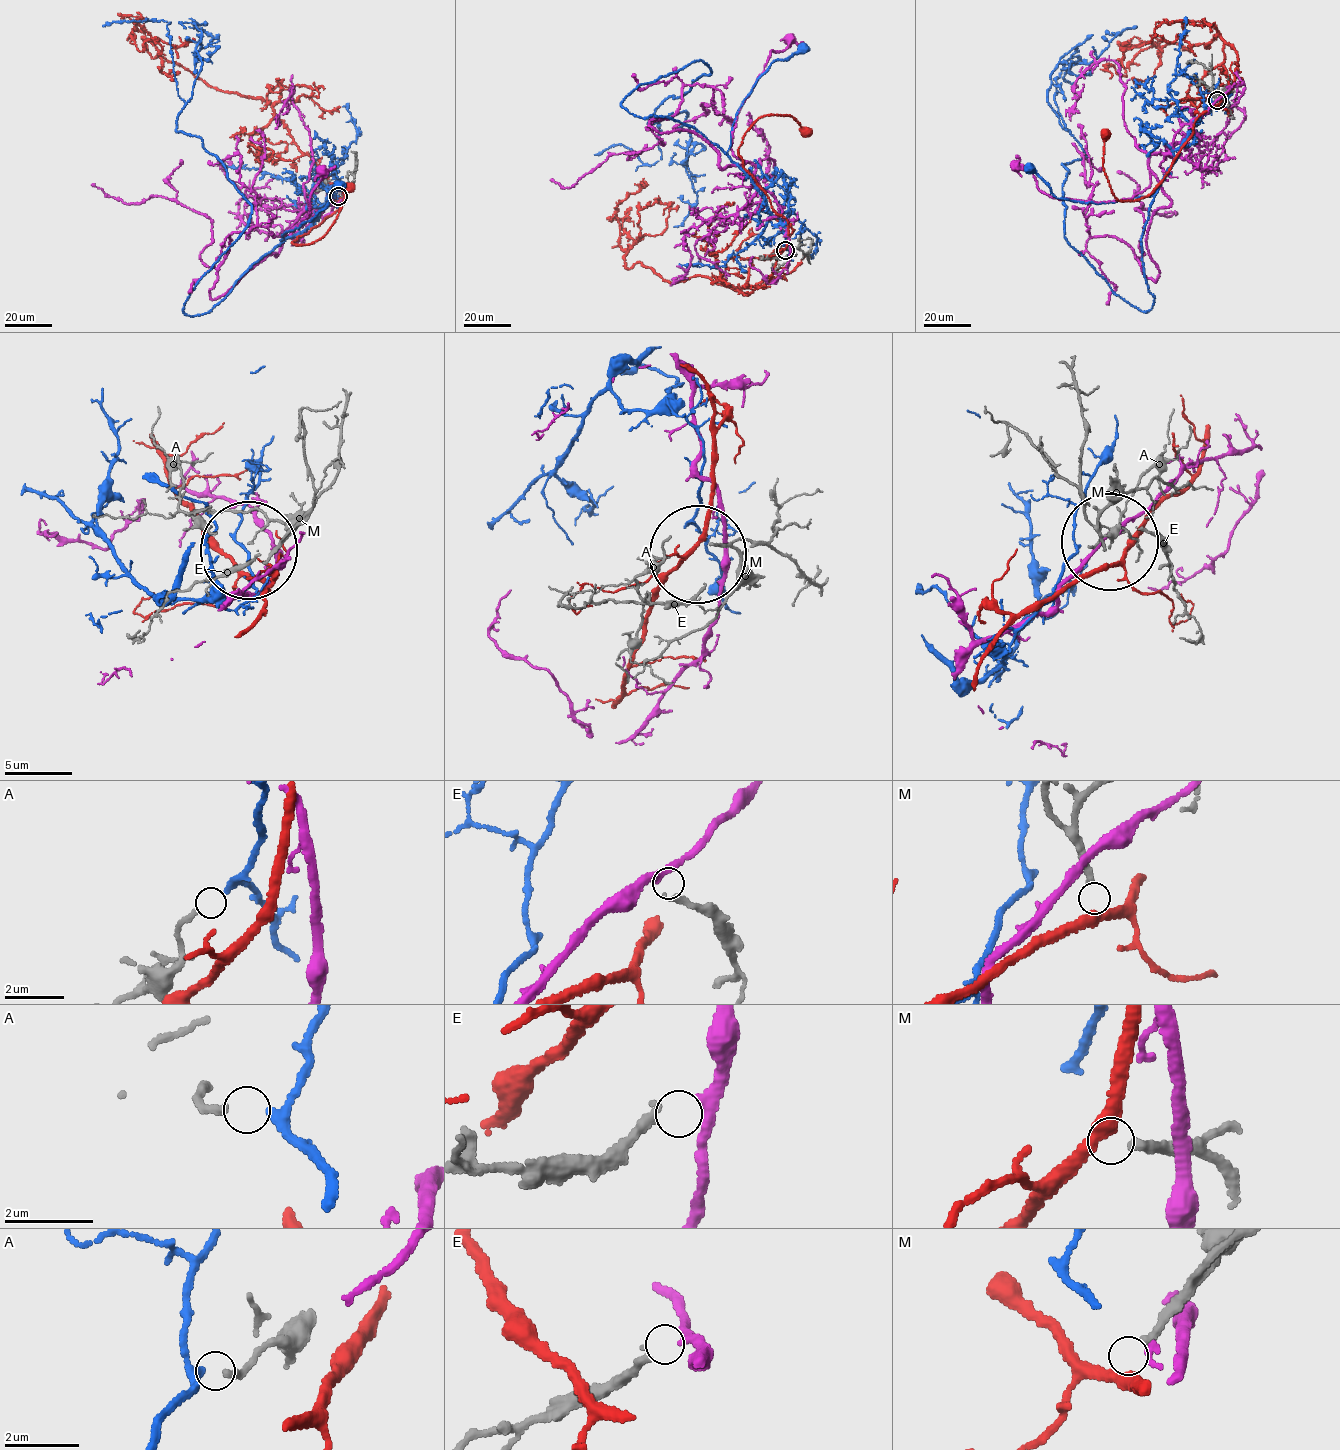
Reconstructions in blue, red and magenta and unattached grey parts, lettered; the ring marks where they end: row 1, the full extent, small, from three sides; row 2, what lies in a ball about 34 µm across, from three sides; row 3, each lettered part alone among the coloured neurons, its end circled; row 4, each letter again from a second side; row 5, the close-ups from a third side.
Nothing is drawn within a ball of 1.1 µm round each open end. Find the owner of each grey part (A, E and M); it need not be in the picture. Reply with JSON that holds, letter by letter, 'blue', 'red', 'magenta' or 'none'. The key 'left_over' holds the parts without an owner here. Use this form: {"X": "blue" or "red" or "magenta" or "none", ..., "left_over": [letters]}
{"A": "blue", "E": "magenta", "M": "none", "left_over": ["M"]}

